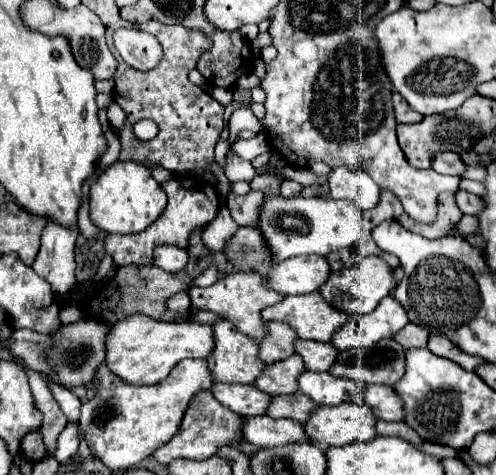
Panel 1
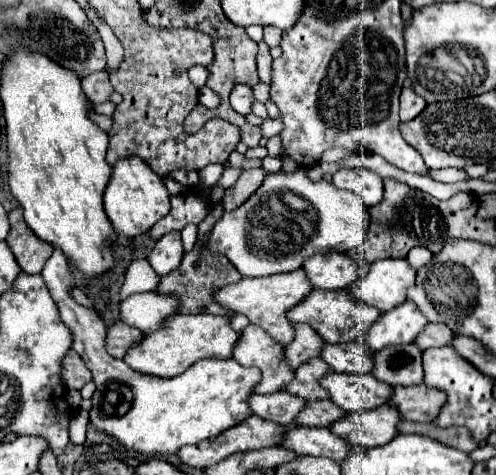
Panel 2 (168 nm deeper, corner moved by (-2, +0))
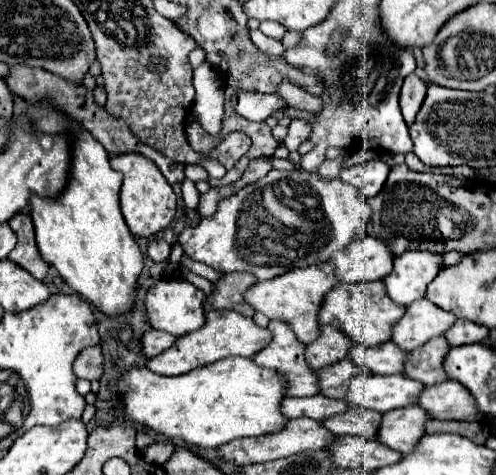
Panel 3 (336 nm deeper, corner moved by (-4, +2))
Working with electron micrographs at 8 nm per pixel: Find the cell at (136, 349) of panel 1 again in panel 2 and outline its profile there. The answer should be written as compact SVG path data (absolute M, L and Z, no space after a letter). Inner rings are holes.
M174 314L170 316L162 328L154 332L146 332L140 342L132 344L124 354L124 362L142 374L158 376L158 378L174 378L190 368L196 360L202 358L230 358L232 346L238 340L238 332L234 332L228 324L226 316L212 316L212 314Z

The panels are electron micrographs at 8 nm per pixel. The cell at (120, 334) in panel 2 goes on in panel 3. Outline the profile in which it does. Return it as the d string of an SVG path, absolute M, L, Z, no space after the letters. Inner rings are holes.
M148 330L142 338L142 350L148 358L154 358L154 356L162 354L164 350L168 350L174 342L176 342L176 336L172 336L172 334L158 332L158 330Z

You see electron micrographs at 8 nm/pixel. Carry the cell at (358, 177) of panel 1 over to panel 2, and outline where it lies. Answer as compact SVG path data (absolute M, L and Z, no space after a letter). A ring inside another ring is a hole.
M342 168L332 176L332 184L354 192L368 208L382 202L382 178L366 168Z

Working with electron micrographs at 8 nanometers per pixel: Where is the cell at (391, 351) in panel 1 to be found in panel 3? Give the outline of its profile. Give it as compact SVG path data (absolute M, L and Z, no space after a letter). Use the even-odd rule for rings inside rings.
M440 336L440 338L432 338L432 342L424 344L422 348L412 350L404 368L404 376L420 380L426 386L434 386L450 380L442 368L442 362L450 348L452 346L448 344L448 340Z

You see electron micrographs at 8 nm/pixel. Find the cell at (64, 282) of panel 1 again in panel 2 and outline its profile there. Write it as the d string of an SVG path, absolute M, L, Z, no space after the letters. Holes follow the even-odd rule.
M54 248L52 256L42 268L42 278L50 290L52 300L60 310L60 318L72 332L72 350L76 350L88 370L92 372L96 392L92 396L90 426L118 440L126 452L138 452L138 456L164 456L174 454L186 444L198 444L200 440L214 438L218 432L240 424L250 416L246 404L254 384L258 384L258 368L244 368L236 360L198 360L186 372L176 378L156 378L140 372L132 372L128 364L112 358L104 348L106 326L92 308L80 306L72 298L74 274L68 258L60 248Z

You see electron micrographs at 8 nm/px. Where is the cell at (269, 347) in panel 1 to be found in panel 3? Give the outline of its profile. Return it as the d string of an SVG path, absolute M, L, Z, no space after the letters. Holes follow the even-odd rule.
M320 326L320 330L322 330L320 338L316 342L308 344L308 348L306 348L308 364L316 370L348 358L350 348L354 346L354 342L338 328Z

